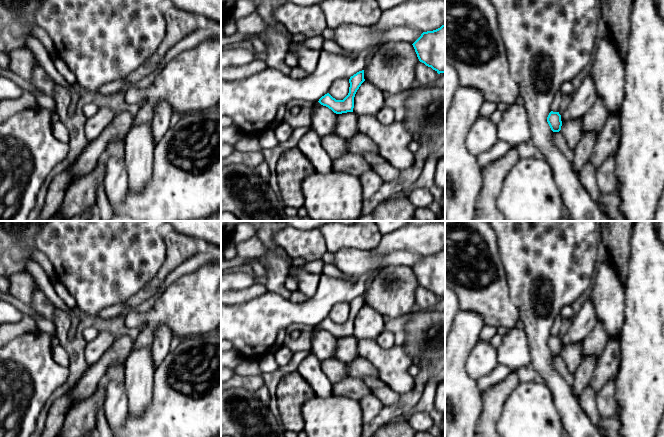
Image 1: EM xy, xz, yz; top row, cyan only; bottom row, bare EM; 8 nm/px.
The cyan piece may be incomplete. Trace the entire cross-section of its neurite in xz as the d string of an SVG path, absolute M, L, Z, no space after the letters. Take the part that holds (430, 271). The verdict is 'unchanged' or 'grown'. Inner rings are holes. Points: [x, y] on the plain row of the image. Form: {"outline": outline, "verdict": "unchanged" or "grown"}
{"outline": "M445 248L436 254L423 256L412 269L420 286L438 298L445 297Z", "verdict": "unchanged"}

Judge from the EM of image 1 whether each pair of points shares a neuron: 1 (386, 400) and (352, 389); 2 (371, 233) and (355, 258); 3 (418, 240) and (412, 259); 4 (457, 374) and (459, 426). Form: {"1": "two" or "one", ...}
{"1": "one", "2": "two", "3": "two", "4": "one"}

